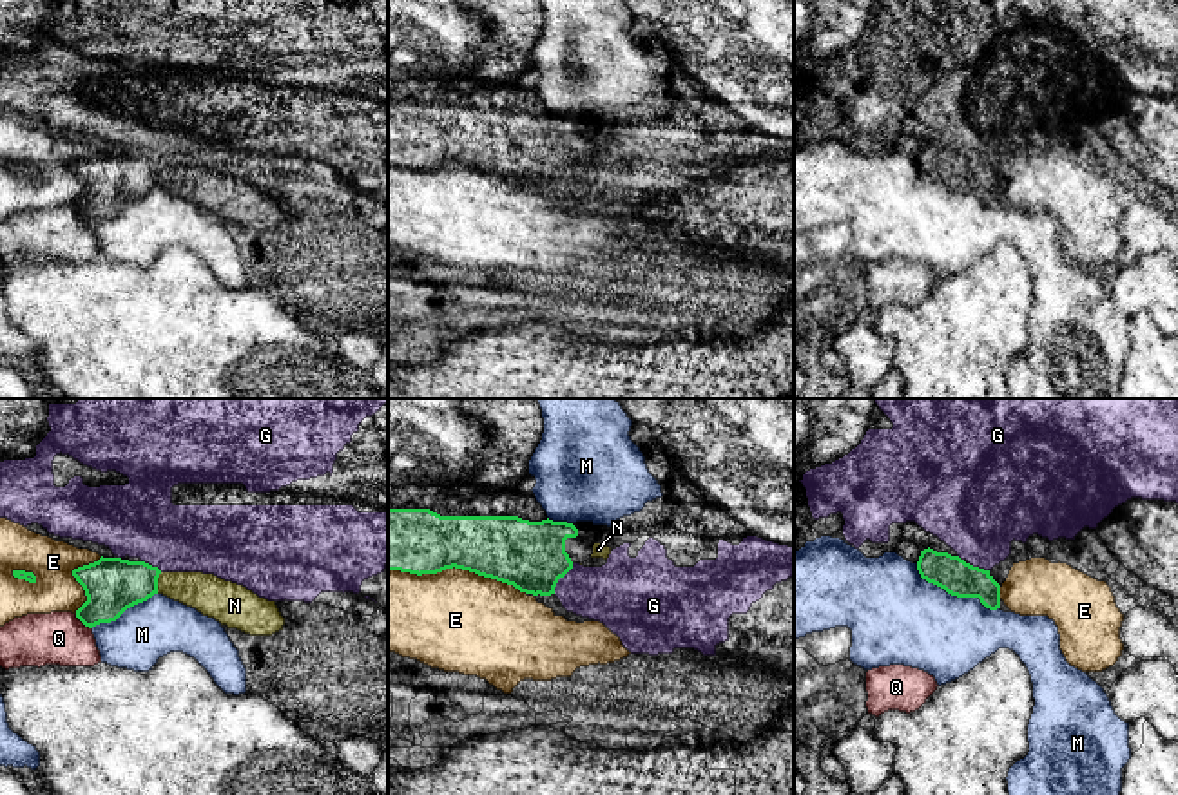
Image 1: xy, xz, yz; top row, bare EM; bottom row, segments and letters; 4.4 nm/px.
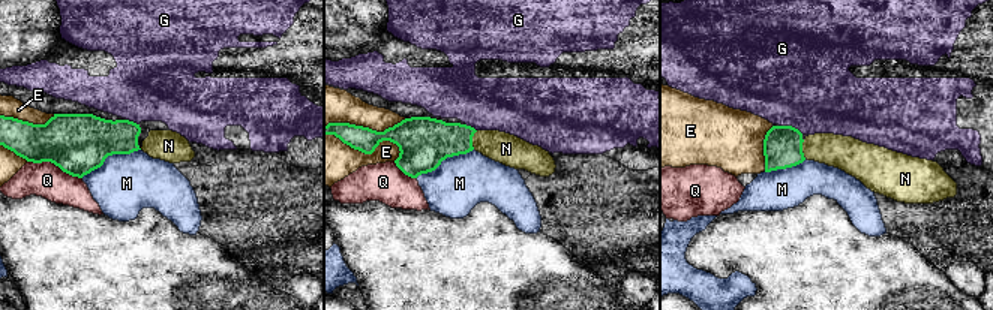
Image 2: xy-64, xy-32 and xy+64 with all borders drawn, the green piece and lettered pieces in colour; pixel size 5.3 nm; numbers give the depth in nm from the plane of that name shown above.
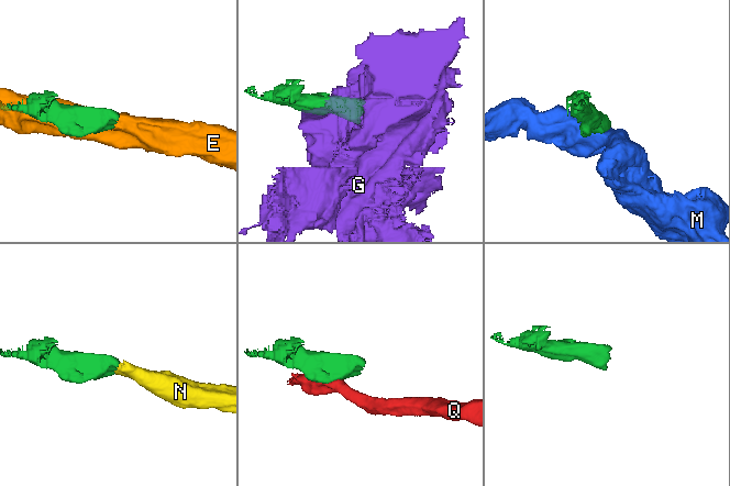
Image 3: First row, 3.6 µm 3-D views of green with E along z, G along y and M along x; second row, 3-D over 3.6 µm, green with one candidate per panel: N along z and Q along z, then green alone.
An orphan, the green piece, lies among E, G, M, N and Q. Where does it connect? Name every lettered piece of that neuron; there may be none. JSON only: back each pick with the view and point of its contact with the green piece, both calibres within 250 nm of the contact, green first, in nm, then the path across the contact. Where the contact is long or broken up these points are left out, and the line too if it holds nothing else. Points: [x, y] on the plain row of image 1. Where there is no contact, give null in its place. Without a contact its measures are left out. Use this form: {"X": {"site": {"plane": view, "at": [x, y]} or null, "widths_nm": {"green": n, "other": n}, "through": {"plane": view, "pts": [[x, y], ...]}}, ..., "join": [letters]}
{"N": {"site": {"plane": "xy", "at": [156, 178]}, "widths_nm": {"green": 240, "other": 180}, "through": {"plane": "xy", "pts": [[113, 180], [156, 178], [189, 181], [209, 189]]}}, "join": ["N"]}

